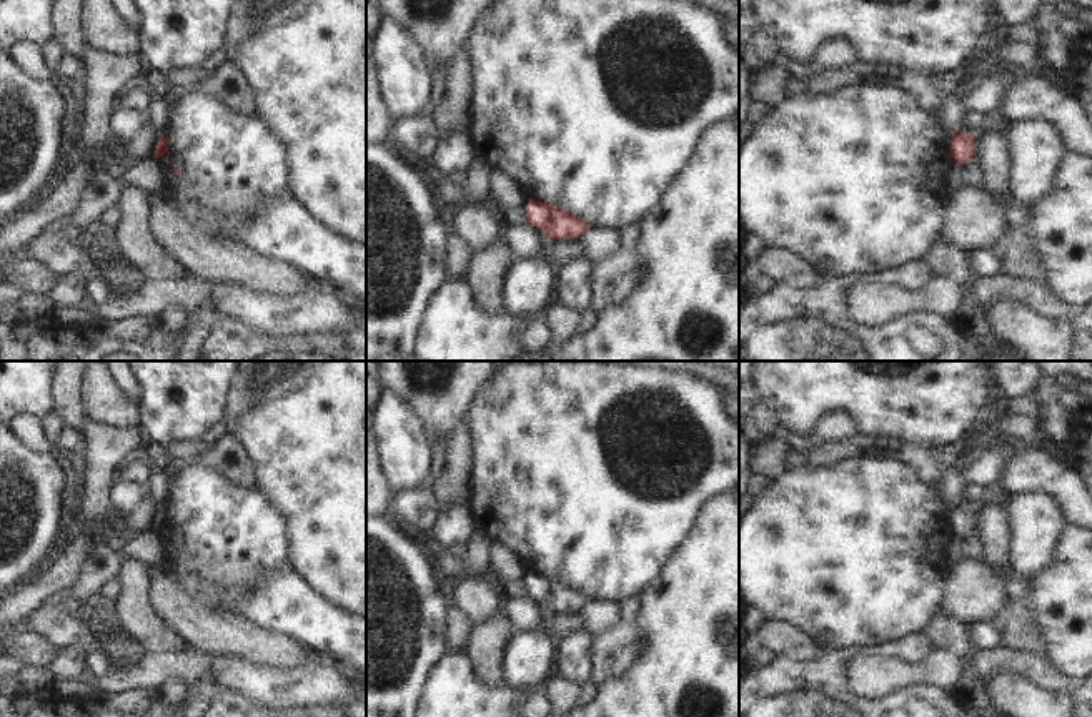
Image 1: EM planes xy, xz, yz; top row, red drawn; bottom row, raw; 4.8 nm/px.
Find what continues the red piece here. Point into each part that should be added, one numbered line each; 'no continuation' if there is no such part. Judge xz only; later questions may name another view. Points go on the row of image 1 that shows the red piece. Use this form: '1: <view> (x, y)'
no continuation.

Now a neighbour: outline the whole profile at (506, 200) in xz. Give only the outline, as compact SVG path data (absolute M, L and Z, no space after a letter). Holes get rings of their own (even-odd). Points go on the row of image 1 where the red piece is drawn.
M493 170L484 206L494 215L496 223L508 230L528 215L529 201L531 198L516 178L501 170Z

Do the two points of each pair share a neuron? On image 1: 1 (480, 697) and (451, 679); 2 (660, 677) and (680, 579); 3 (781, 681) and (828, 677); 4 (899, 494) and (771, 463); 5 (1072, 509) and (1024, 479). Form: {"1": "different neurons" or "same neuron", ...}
{"1": "same neuron", "2": "same neuron", "3": "same neuron", "4": "different neurons", "5": "same neuron"}

